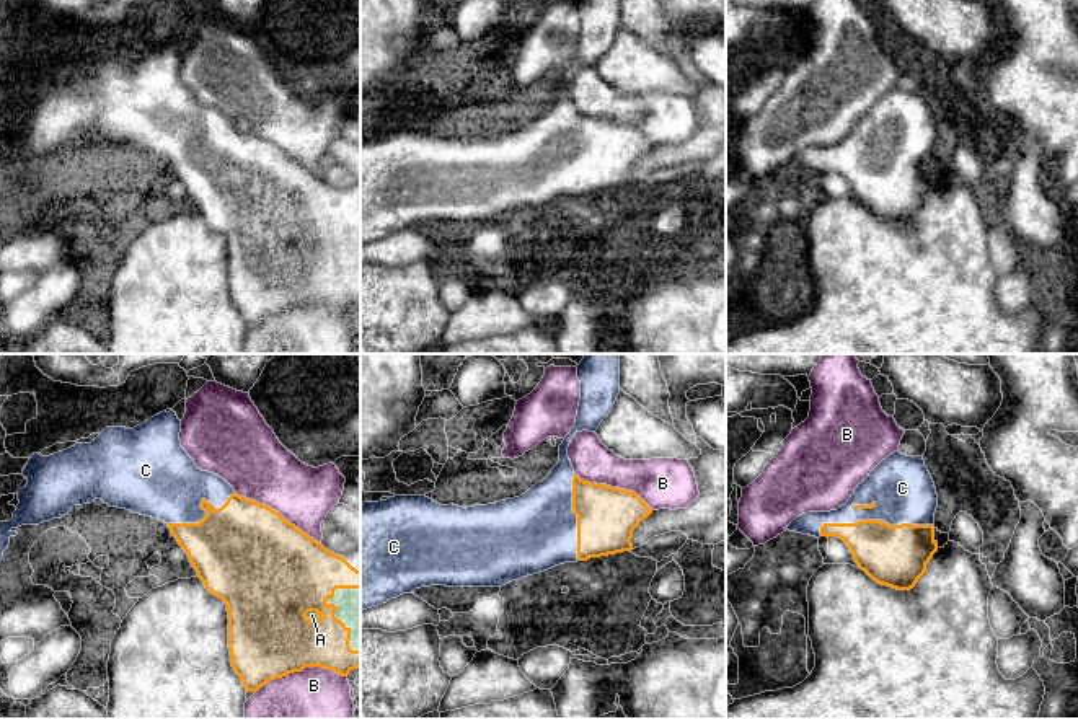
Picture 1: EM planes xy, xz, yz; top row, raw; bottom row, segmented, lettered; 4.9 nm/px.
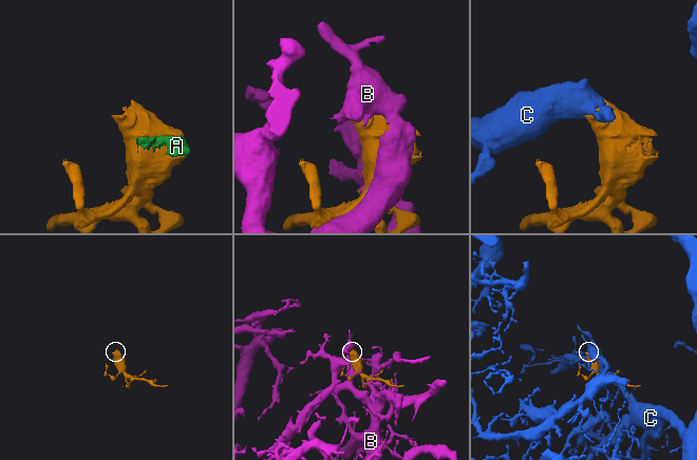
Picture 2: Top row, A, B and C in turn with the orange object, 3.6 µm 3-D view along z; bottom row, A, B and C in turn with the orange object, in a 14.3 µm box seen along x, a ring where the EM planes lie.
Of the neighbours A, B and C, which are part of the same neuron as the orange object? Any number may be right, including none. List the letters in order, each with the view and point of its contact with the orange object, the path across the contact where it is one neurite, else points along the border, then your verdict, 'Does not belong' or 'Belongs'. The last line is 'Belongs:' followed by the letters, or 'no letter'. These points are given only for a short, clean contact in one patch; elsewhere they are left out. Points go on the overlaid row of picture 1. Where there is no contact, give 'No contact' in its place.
A: Touches orange at xy (336, 618). Belongs
B: Touches orange at xy (300, 670). Does not belong
C: Touches orange at yz (873, 520). Belongs
Belongs: A, C

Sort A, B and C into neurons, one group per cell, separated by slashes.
A C / B

